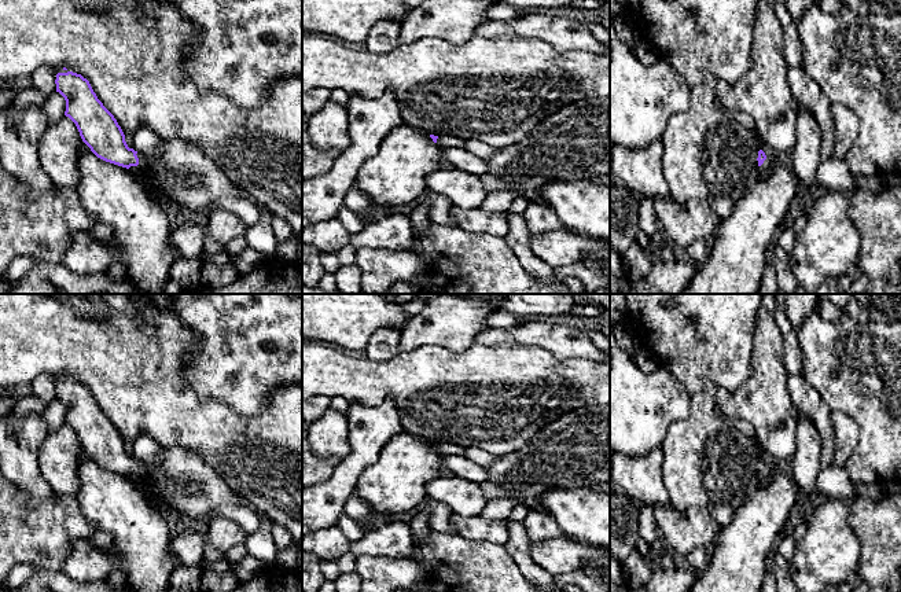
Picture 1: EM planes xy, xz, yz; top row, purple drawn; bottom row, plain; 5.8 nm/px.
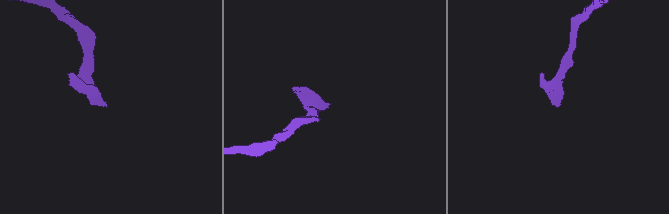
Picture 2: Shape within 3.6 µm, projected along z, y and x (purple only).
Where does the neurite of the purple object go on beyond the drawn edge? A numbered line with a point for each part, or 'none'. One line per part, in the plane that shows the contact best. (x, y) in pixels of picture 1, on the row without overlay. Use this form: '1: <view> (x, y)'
1: xy (138, 478)

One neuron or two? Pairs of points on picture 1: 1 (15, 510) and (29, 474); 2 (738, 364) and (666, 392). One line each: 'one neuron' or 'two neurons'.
1: two neurons
2: two neurons

